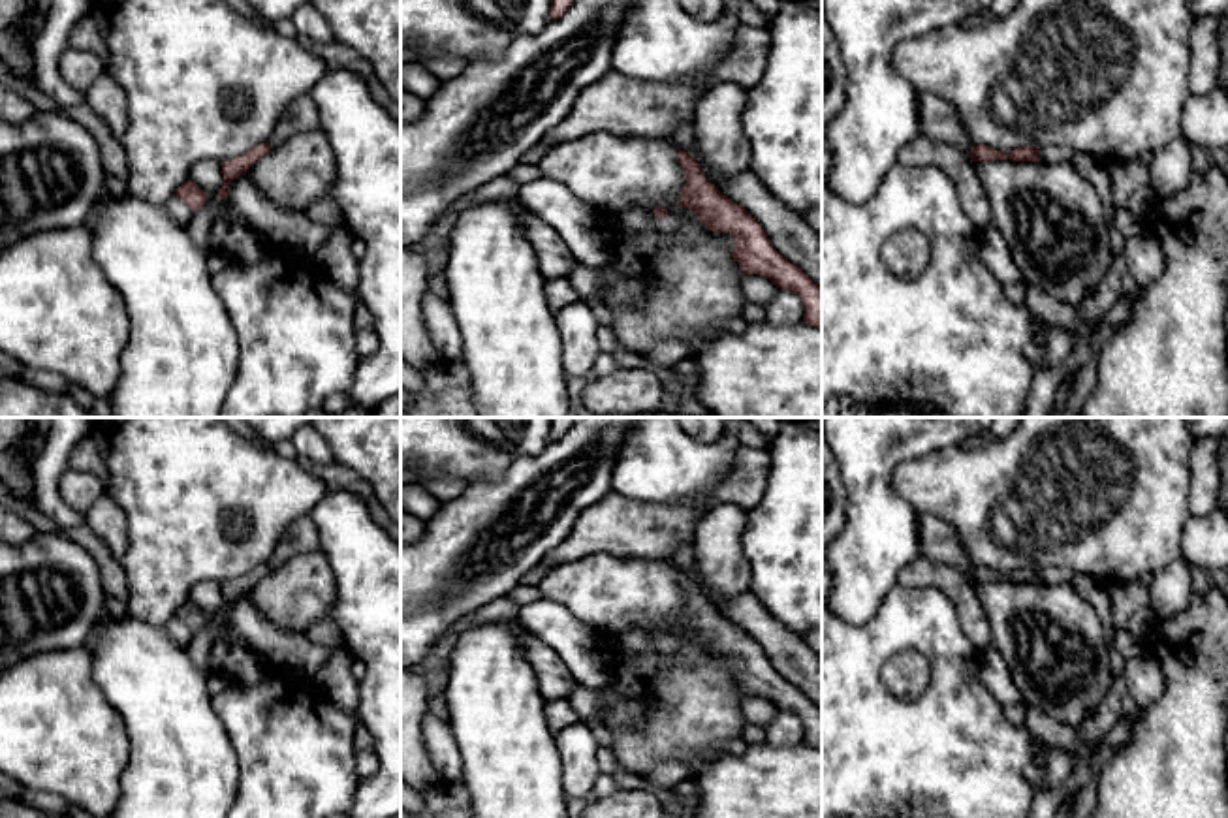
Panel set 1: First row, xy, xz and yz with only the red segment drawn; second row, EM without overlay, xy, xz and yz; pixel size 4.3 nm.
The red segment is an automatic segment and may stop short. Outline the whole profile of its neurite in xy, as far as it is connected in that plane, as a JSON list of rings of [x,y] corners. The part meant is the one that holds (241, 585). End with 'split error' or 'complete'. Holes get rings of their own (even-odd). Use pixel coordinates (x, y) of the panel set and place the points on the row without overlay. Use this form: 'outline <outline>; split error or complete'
outline [[[261,564],[244,574],[243,577],[222,583],[224,607],[218,611],[218,619],[226,622],[229,604],[239,596],[248,594],[248,590],[265,575],[269,575],[271,570],[273,568],[269,564]]]; complete

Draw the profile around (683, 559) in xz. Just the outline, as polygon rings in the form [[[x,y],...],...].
[[[692,543],[681,545],[675,551],[671,562],[677,566],[677,570],[681,570],[686,575],[690,575],[701,587],[701,590],[705,594],[705,602],[709,602],[711,600],[711,590],[698,579]]]

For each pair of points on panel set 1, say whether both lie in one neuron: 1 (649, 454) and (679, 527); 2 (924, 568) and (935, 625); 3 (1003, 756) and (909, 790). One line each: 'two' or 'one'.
1: two
2: two
3: one

